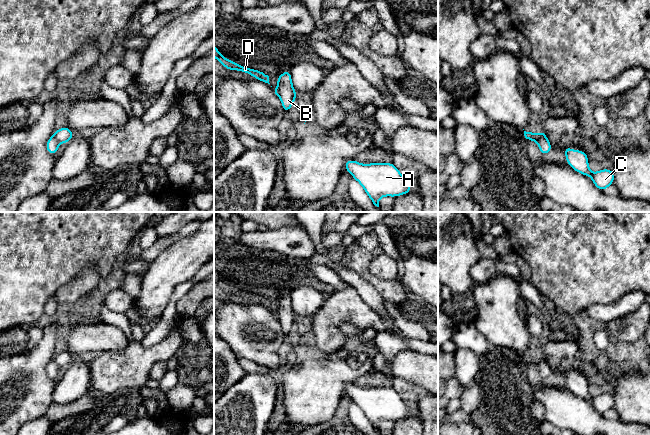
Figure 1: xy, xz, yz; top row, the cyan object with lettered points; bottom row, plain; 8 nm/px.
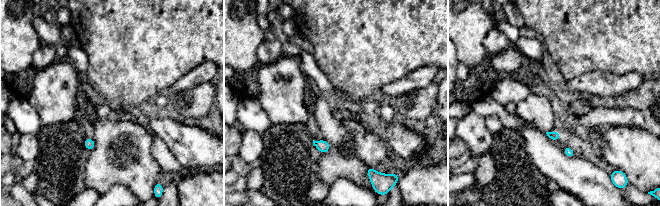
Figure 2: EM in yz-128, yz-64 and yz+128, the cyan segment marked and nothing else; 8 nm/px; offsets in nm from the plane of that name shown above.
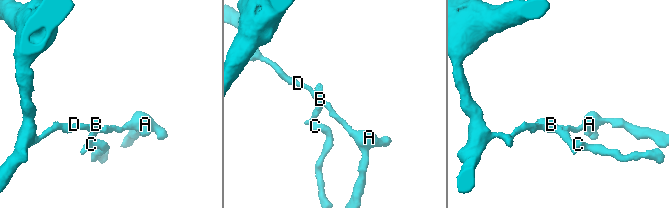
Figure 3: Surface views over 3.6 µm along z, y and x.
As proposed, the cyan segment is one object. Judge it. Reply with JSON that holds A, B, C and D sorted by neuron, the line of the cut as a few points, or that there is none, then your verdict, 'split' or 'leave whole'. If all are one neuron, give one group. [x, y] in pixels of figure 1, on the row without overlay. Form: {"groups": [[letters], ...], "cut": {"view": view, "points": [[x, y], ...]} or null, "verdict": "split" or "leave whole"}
{"groups": [["A", "D"], ["B", "C"]], "cut": {"view": "yz", "points": [[546, 362], [540, 362], [537, 365]]}, "verdict": "split"}

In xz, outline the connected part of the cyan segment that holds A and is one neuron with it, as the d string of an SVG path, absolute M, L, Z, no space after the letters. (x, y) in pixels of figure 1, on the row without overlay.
M347 384L345 394L361 408L377 431L383 420L396 421L411 414L411 407L392 387L361 388L355 384Z

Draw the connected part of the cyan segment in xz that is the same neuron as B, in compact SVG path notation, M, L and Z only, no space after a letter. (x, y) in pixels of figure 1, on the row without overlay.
M290 294L283 296L279 301L277 301L277 306L282 331L285 337L288 337L291 330L295 327L295 322L297 319L292 309Z

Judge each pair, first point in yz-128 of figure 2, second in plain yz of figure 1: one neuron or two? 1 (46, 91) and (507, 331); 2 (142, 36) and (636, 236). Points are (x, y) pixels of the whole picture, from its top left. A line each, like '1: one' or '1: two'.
1: one
2: one

